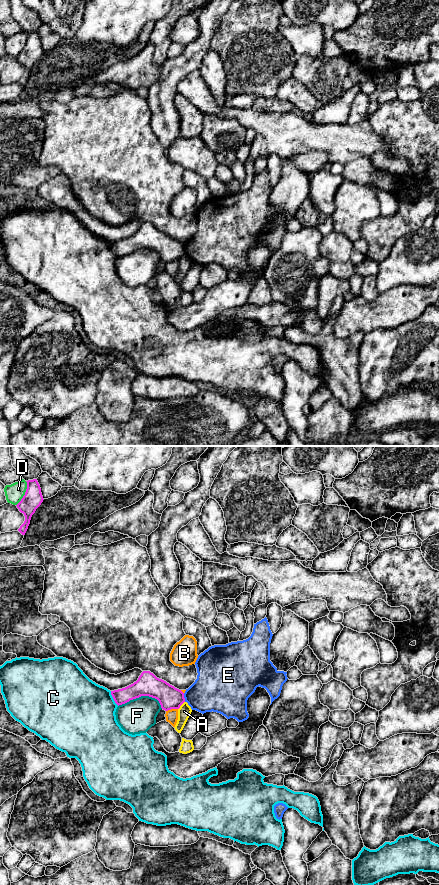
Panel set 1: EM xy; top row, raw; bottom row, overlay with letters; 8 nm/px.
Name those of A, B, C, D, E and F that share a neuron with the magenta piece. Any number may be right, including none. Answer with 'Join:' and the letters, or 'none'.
Join: none

